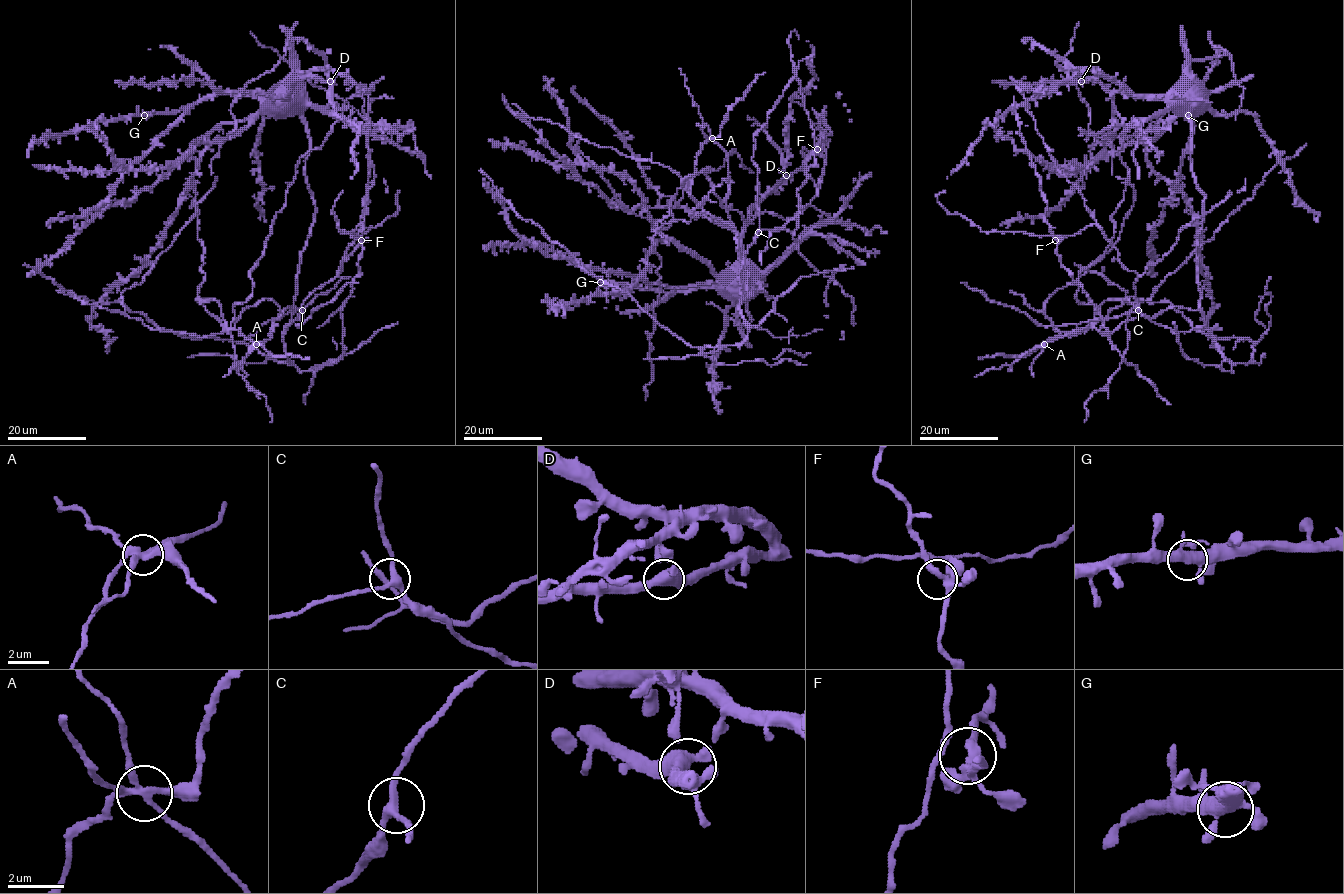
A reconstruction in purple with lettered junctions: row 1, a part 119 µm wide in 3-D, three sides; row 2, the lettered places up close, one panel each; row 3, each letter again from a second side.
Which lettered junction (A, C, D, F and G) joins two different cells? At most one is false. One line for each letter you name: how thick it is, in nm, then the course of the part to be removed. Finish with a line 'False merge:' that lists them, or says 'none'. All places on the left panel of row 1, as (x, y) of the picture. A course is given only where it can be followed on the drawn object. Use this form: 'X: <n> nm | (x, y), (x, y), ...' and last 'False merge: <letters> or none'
A: 280 nm | (256, 344), (227, 329), (215, 300), (197, 300), (205, 248), (190, 144)
False merge: A

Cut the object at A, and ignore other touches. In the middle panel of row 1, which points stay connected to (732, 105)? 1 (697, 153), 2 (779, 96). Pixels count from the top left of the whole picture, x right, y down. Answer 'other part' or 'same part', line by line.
1: same part
2: other part

